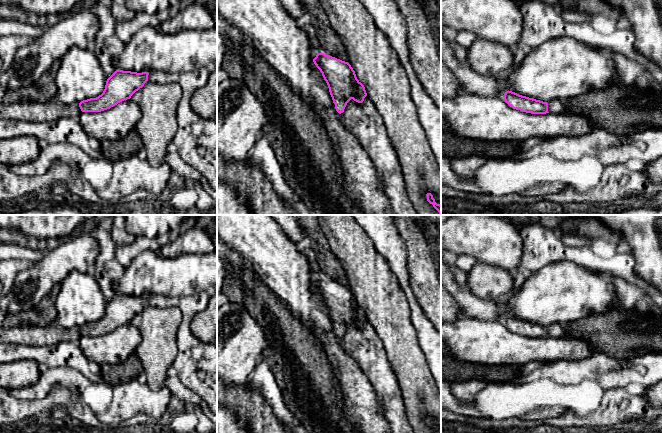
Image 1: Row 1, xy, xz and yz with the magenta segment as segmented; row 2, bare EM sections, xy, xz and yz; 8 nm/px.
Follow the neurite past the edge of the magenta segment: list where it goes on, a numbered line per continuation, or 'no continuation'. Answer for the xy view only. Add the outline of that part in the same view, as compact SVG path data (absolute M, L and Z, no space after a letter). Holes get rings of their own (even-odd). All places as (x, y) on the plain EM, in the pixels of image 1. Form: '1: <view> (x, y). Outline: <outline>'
1: xy (52, 334). Outline: M57 323L48 326L0 326L0 342L26 346L51 346L60 342L79 341L79 327L64 328Z

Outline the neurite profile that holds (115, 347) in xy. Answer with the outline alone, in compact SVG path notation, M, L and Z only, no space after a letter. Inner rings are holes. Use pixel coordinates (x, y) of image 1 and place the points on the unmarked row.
M127 323L101 336L81 336L79 344L89 361L102 365L125 362L141 341L138 329Z

